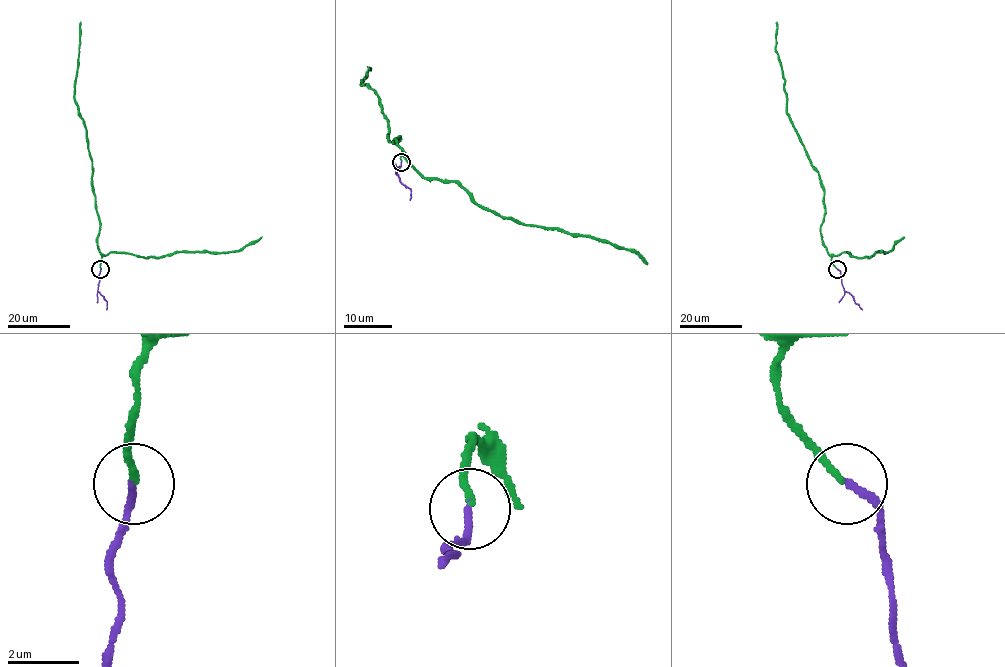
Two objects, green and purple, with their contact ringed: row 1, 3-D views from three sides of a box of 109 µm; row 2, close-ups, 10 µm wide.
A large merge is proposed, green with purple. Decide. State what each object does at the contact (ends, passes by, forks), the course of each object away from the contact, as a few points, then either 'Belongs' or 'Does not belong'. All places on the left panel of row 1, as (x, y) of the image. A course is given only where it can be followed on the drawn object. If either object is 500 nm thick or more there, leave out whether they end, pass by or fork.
At the ring green ends. At the ring purple ends. Course of green: (101, 269), (97, 244), (100, 222), (92, 180), (92, 159), (86, 126), (75, 99), (80, 22). Course of purple: (101, 269), (97, 290), (107, 303), (106, 310). Belongs

